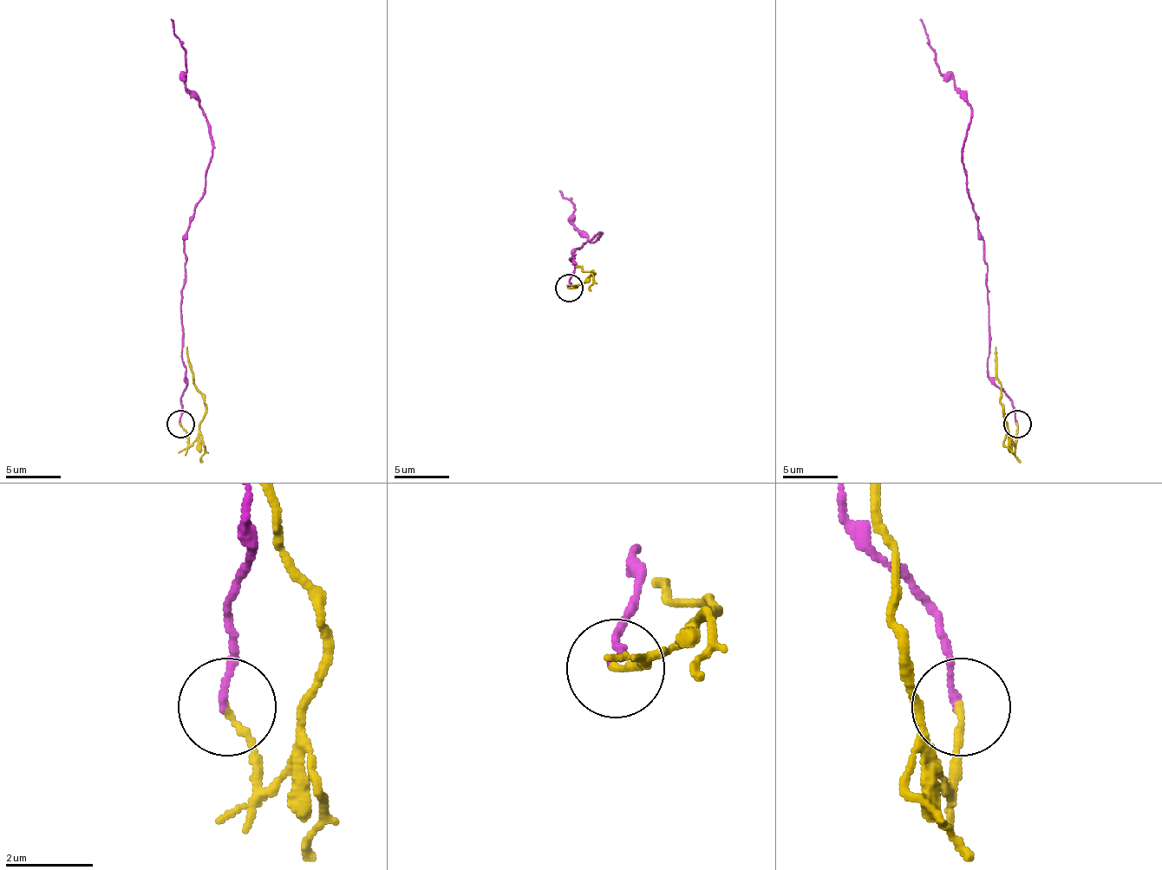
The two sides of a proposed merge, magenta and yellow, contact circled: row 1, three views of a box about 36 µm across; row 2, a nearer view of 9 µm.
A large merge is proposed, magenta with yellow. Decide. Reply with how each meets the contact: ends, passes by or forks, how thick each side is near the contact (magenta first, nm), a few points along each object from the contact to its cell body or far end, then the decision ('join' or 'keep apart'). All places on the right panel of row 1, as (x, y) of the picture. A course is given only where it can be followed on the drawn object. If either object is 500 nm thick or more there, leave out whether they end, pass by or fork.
magenta ends; yellow ends; calibres 140 and 160 nm; course magenta (1015, 425), (1013, 399), (988, 375), (988, 264), (963, 154), (971, 113), (938, 69), (919, 19); course yellow (1018, 425), (1013, 441), (1002, 411), (996, 347); keep apart

